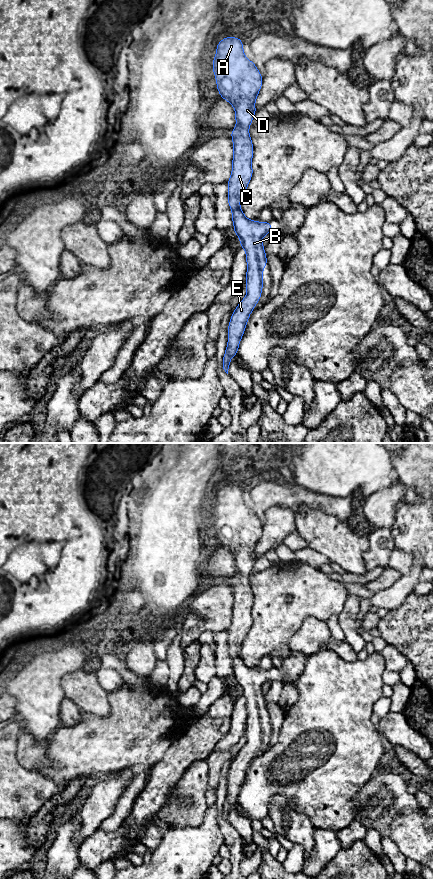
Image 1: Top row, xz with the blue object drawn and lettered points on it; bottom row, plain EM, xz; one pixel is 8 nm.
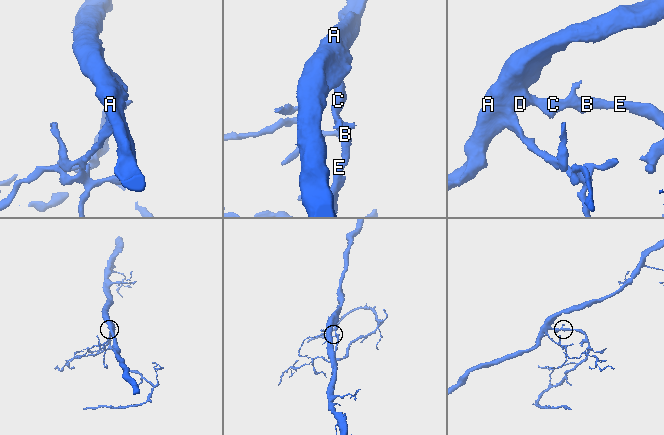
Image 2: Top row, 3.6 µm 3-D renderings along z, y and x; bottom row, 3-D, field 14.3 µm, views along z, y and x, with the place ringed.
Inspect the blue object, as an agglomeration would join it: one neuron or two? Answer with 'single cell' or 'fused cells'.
single cell

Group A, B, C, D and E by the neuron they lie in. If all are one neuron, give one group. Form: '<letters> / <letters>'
A B C D E

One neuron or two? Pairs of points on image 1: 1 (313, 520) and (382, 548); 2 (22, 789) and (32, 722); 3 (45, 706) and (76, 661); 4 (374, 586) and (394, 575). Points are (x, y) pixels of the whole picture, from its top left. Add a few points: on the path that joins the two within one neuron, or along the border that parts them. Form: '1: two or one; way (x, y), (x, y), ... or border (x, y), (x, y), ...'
1: two; border (368, 535), (368, 548), (363, 554), (364, 566)
2: two; border (20, 723), (23, 728)
3: one; way (45, 693), (45, 685), (63, 667)
4: one; way (379, 584), (389, 576)

